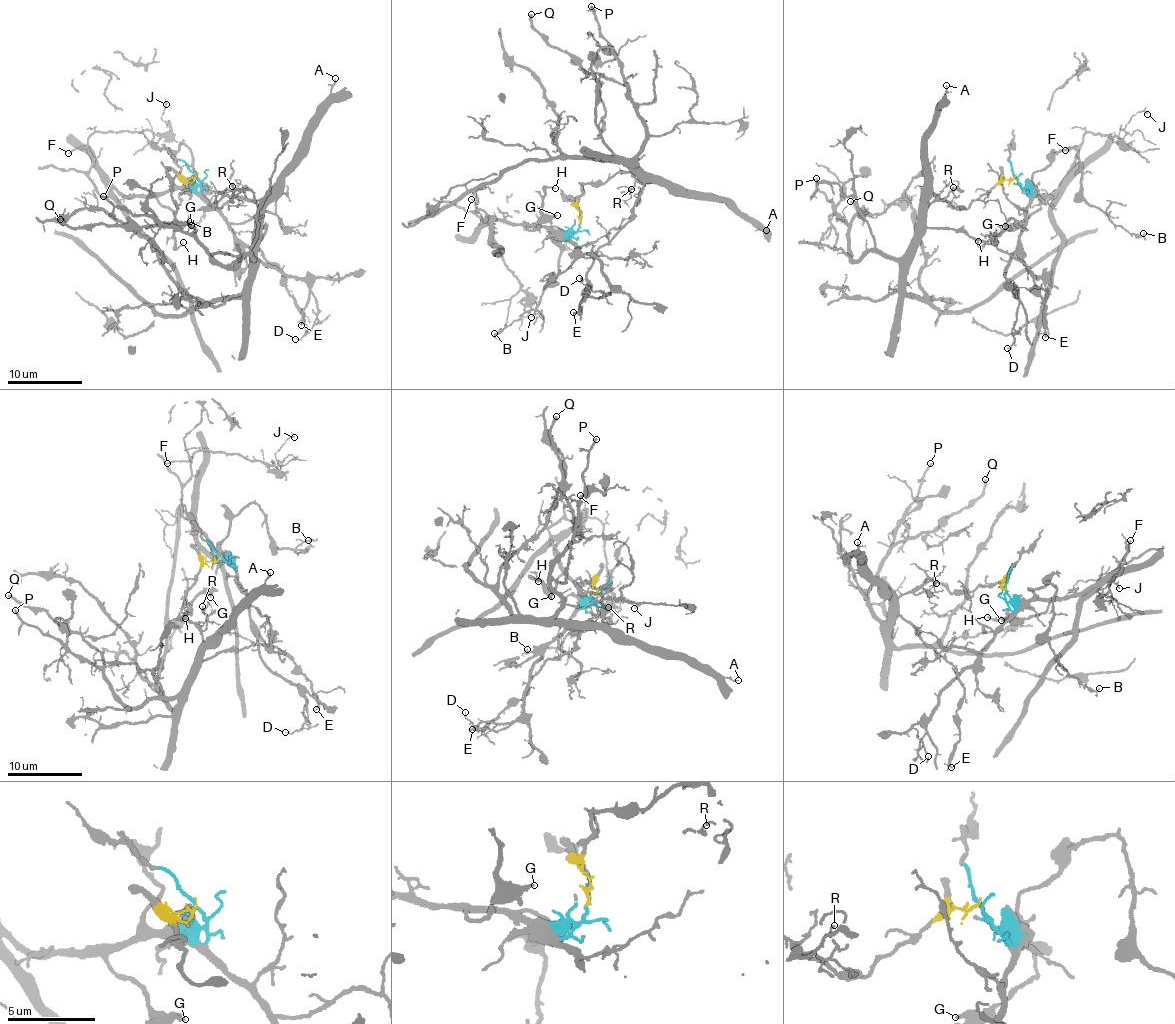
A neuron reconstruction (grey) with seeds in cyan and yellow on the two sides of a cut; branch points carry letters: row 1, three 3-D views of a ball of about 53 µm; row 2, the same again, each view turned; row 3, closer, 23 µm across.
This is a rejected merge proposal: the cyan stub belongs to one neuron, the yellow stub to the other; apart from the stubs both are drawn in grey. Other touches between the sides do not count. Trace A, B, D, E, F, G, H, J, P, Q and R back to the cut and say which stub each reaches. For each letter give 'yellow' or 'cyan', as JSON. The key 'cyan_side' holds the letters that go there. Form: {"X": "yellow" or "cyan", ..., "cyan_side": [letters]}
{"A": "yellow", "B": "cyan", "D": "cyan", "E": "yellow", "F": "cyan", "G": "cyan", "H": "cyan", "J": "cyan", "P": "yellow", "Q": "yellow", "R": "yellow", "cyan_side": ["B", "D", "F", "G", "H", "J"]}

